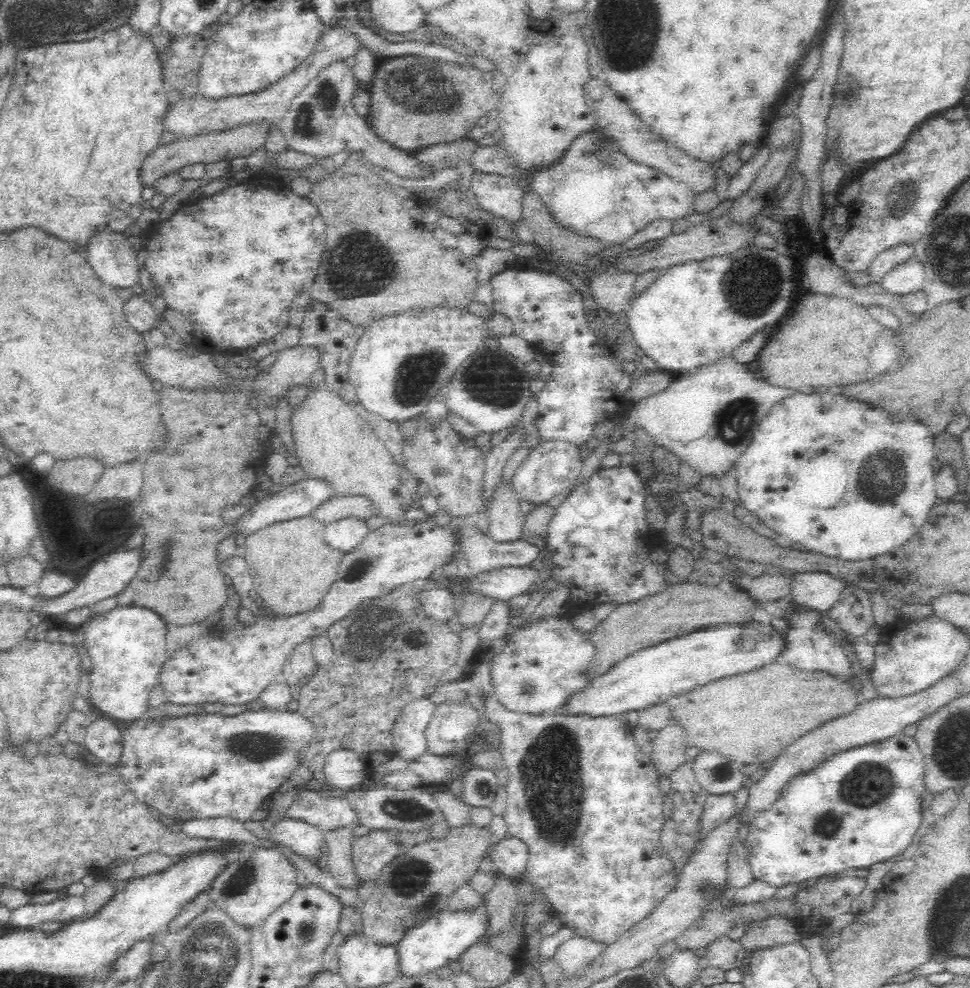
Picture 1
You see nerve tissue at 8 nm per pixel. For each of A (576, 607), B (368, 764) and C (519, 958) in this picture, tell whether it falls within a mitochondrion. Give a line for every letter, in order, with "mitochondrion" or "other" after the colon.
A: other
B: other
C: other

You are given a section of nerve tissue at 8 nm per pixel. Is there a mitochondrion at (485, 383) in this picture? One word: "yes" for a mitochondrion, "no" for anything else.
yes

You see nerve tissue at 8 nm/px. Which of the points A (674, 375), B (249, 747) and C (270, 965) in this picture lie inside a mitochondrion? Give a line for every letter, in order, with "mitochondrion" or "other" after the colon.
A: other
B: mitochondrion
C: other

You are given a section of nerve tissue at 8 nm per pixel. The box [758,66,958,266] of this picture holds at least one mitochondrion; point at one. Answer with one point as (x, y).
(903, 200)

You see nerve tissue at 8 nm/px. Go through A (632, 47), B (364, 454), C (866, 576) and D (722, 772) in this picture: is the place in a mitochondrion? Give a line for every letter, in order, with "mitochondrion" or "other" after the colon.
A: mitochondrion
B: other
C: other
D: other

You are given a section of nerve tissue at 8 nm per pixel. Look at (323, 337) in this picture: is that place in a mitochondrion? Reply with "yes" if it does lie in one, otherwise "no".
no

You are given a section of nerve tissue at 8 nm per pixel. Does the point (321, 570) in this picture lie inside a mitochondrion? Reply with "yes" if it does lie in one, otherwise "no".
no

